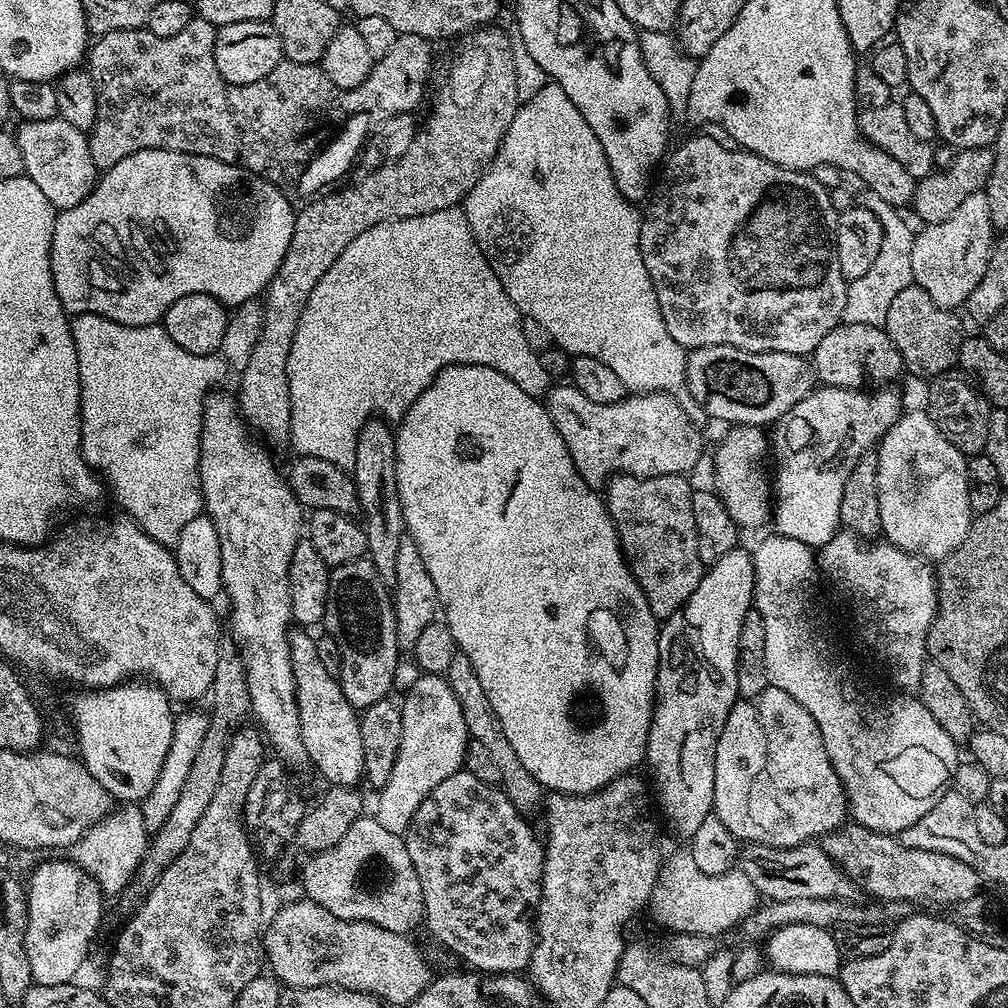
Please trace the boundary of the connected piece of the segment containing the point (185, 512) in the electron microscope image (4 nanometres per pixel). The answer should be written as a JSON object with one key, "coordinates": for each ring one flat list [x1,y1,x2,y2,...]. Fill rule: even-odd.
{"coordinates":[[82,314,72,316,72,337,74,350,78,354,78,374,80,375,80,454,93,472,102,477,103,483,112,487,112,496,121,504,123,511,139,524,150,538,165,546,175,545,186,522,193,521,195,516,201,515,204,507,204,495,200,489,200,435,204,425,204,402,206,397,224,380,224,375,230,372,223,356,213,354,199,356,190,354,190,350,182,350,170,334,166,334,163,323,150,326,122,326,113,320,102,318,98,314]]}

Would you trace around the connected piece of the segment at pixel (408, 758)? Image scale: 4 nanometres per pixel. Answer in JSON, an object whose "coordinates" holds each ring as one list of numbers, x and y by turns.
{"coordinates":[[420,674,413,682,412,689,405,694,400,704,402,714,402,742,398,742,398,758,394,758,394,770,390,770,390,778,386,778,386,786,379,789,374,815,378,826,390,830,390,834,403,836,414,818,414,810,422,806,426,794,438,786,438,782,446,782,450,774,461,771,464,766,464,755,470,743,466,730,466,718,462,718,462,706,458,706,458,698,454,698,454,690,450,690,447,679,440,674]]}

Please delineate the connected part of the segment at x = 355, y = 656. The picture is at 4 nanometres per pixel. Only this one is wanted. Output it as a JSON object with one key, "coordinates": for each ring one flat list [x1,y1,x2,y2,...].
{"coordinates":[[371,560,346,562,329,571,328,601,322,628,338,642,338,650,342,650,342,670,338,679,342,694,346,694,353,708,363,710,385,699,396,680,396,663,402,650,396,637,392,593,378,570,374,570]]}

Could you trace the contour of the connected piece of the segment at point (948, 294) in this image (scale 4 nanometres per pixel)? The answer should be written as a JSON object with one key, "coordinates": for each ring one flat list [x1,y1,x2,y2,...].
{"coordinates":[[987,191,975,192,946,218,946,222,924,224,913,235,914,250,910,253,912,279,938,306,953,310,967,305,970,294,982,282,986,266,990,262,992,245,998,239,996,223,990,218,990,202]]}

